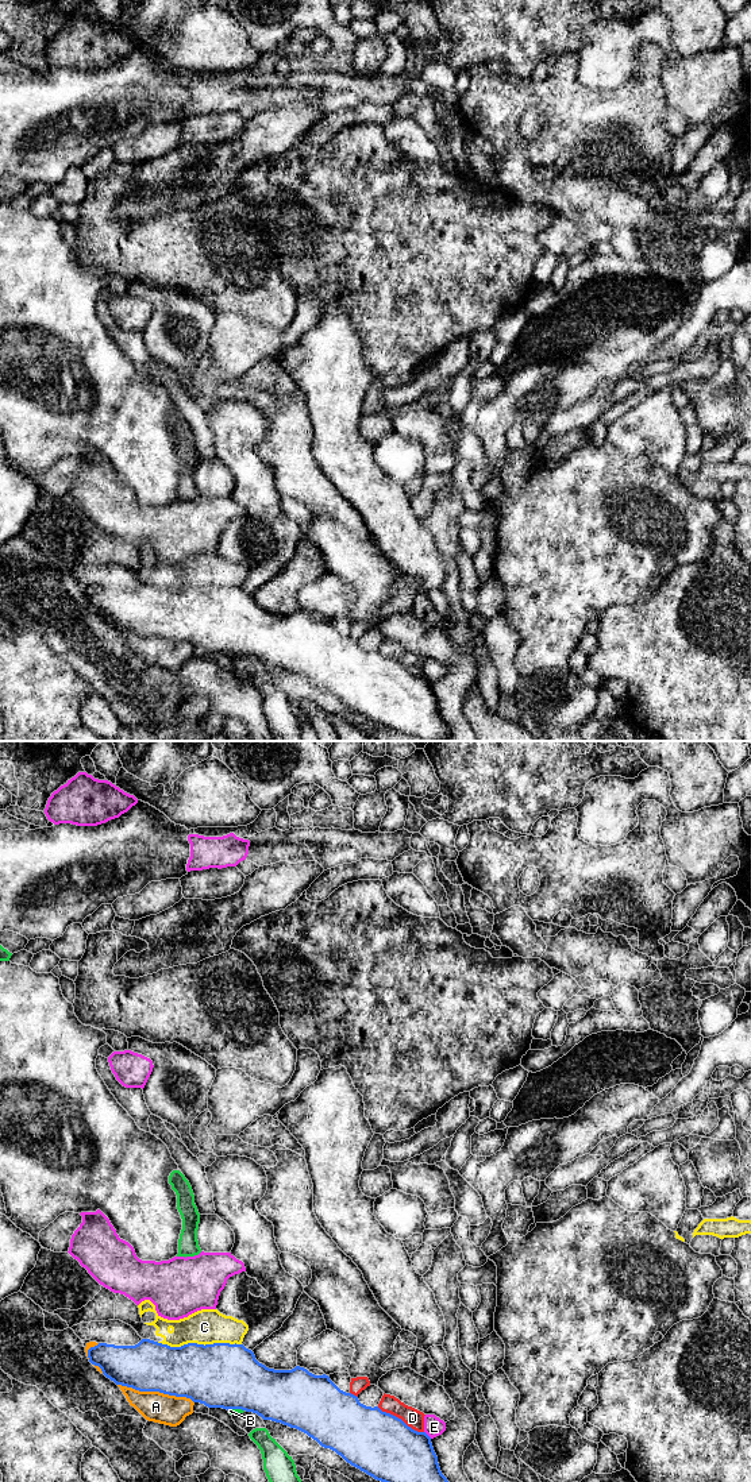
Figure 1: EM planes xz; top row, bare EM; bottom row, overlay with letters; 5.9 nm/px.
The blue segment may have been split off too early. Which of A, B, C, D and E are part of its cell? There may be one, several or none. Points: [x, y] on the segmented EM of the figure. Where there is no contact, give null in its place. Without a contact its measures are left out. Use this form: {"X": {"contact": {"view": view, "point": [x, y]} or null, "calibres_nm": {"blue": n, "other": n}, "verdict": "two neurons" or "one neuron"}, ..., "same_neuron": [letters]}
{"A": {"contact": {"view": "xz", "point": [156, 1390]}, "calibres_nm": {"blue": 320, "other": 180}, "verdict": "two neurons"}, "B": {"contact": {"view": "xz", "point": [235, 1408]}, "calibres_nm": {"blue": 380, "other": 30}, "verdict": "two neurons"}, "C": {"contact": {"view": "xz", "point": [199, 1345]}, "calibres_nm": {"blue": 380, "other": 200}, "verdict": "two neurons"}, "D": {"contact": {"view": "xz", "point": [400, 1419]}, "calibres_nm": {"blue": 380, "other": 110}, "verdict": "two neurons"}, "E": {"contact": {"view": "xz", "point": [427, 1435]}, "calibres_nm": {"blue": 380, "other": 120}, "verdict": "two neurons"}, "same_neuron": []}

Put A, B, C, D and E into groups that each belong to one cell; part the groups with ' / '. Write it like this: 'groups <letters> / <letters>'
groups A / B / C / D / E

